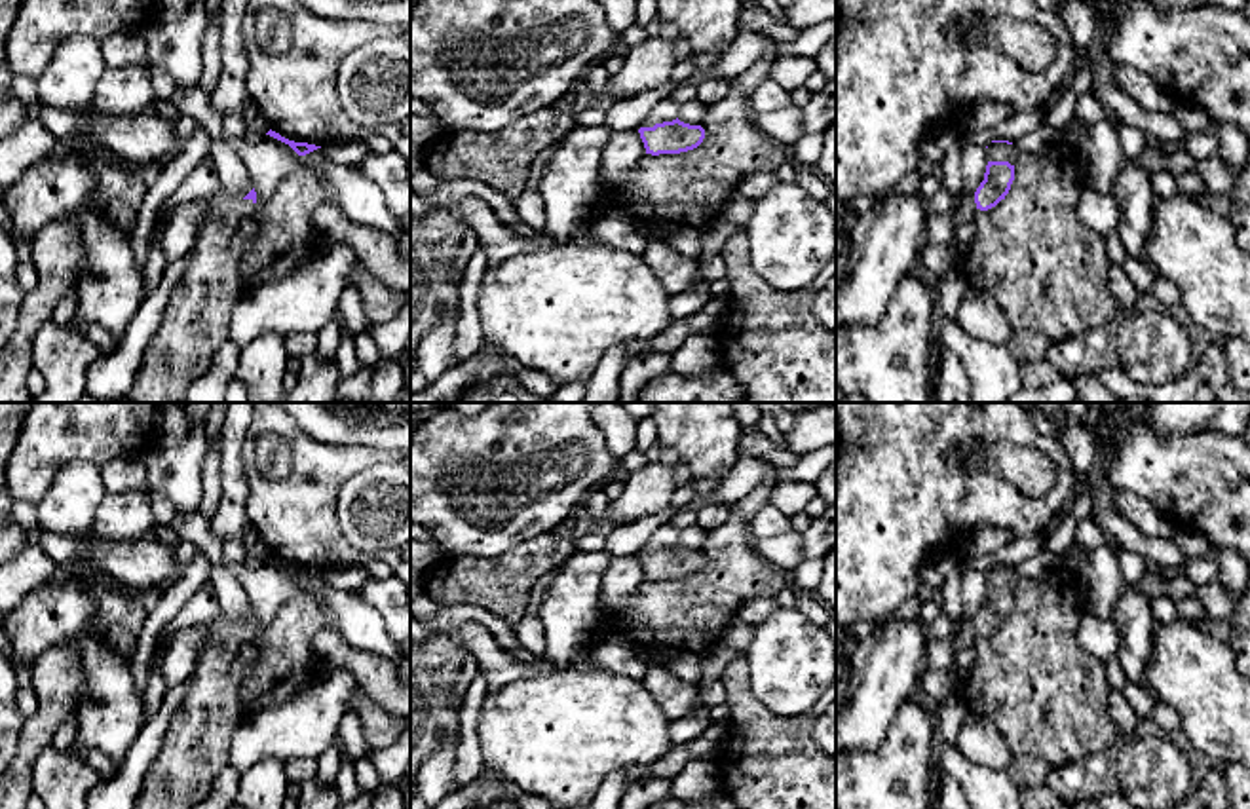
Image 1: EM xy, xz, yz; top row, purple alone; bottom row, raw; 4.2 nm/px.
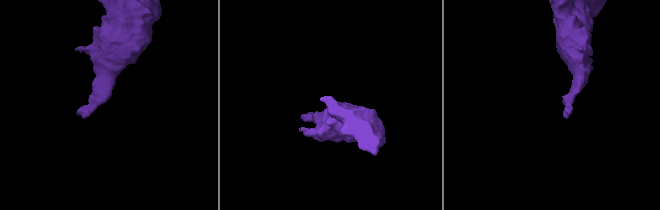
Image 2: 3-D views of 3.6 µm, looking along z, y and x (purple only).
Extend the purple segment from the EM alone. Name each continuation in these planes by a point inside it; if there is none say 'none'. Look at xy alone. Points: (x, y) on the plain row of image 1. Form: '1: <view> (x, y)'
1: xy (196, 747)

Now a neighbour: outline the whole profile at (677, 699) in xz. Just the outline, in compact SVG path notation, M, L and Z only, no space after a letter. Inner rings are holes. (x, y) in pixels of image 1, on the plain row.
M648 661L642 684L669 720L693 712L697 703L695 686L678 680L665 667Z

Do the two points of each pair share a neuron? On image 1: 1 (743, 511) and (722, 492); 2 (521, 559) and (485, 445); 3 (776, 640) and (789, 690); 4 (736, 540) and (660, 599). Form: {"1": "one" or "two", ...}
{"1": "two", "2": "two", "3": "one", "4": "one"}

